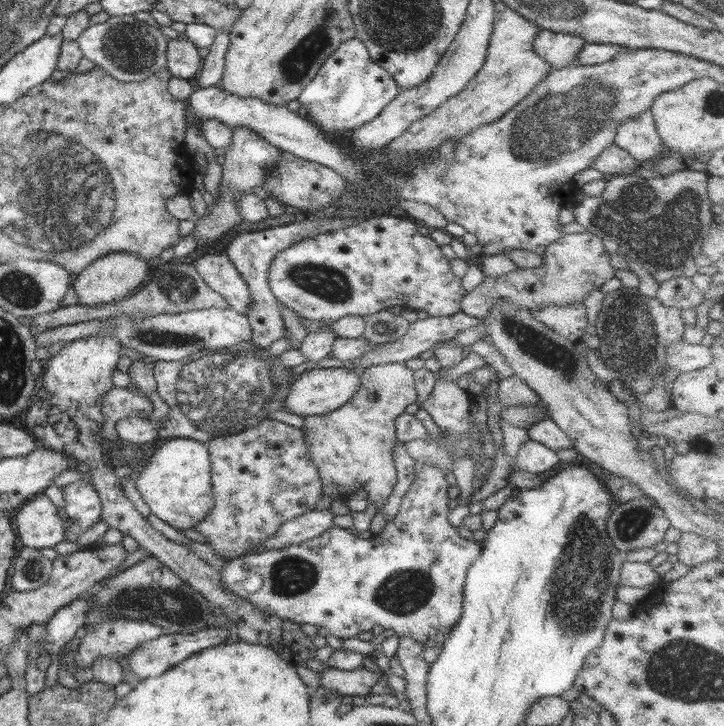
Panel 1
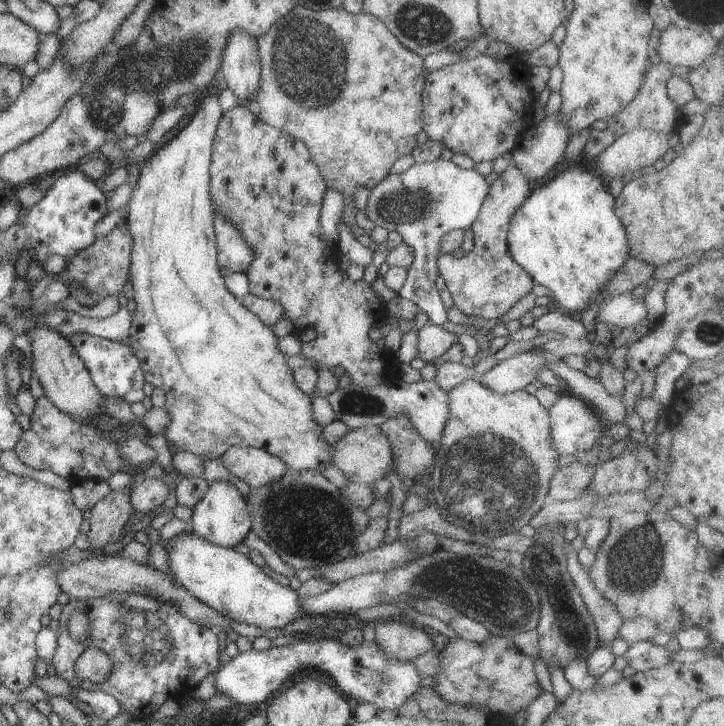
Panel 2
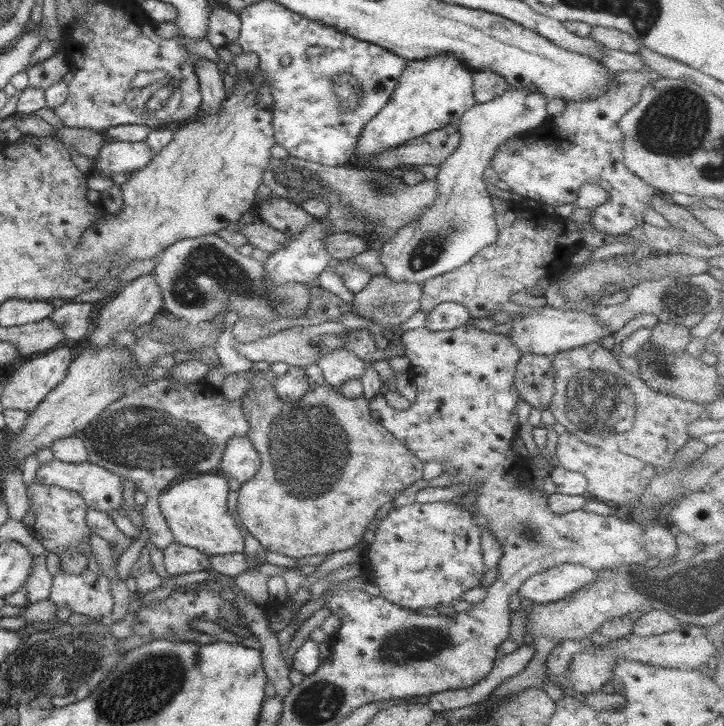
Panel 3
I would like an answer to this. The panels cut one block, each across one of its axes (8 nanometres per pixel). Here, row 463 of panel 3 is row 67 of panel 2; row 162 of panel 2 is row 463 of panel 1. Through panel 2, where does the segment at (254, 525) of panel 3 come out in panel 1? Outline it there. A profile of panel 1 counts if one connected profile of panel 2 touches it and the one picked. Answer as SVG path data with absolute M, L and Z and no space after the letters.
M405 363L370 366L359 371L359 392L344 406L323 416L304 417L302 432L309 455L318 467L322 497L330 500L363 490L377 510L383 508L396 486L392 450L396 446L396 420L416 403L414 371Z

